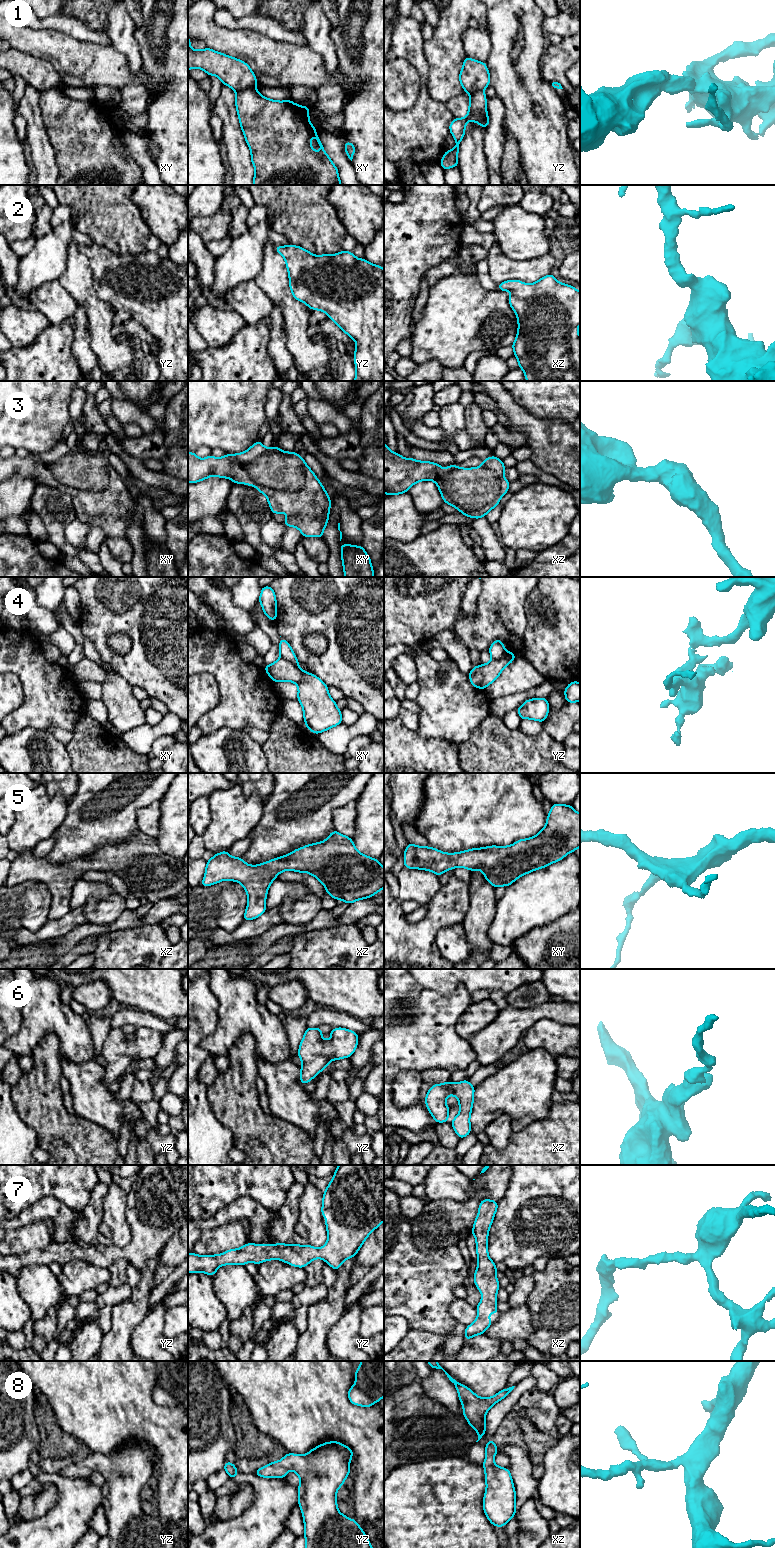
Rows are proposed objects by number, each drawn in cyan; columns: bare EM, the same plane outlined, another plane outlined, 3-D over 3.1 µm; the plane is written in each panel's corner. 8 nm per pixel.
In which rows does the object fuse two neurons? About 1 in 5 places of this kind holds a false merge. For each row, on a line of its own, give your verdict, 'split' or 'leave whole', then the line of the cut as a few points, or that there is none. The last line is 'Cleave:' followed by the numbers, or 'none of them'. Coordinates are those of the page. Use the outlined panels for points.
1: split; cut xy (255, 86), (236, 92)
2: leave whole; cut none
3: leave whole; cut none
4: split; cut xy (281, 656), (293, 663), (302, 672), (302, 680), (298, 685)
5: leave whole; cut none
6: leave whole; cut none
7: leave whole; cut none
8: leave whole; cut none
Cleave: 1, 4

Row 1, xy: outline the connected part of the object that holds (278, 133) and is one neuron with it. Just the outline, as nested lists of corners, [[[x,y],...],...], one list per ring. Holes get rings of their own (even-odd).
[[[256,87],[236,92],[235,105],[241,129],[251,151],[251,162],[255,168],[253,185],[342,185],[338,168],[325,152],[315,127],[309,121],[310,107],[300,106],[292,100],[268,99],[262,96]],[[312,137],[316,138],[320,146],[319,153],[311,147]]]

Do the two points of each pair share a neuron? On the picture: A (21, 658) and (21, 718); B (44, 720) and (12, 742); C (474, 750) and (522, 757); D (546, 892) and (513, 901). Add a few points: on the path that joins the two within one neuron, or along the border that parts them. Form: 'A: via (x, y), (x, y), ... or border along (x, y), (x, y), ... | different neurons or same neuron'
A: via (31, 673), (31, 703) | same neuron
B: border along (47, 729), (24, 727), (11, 733) | different neurons
C: via (486, 757), (510, 757) | same neuron
D: via (538, 898), (531, 901), (521, 901) | same neuron

